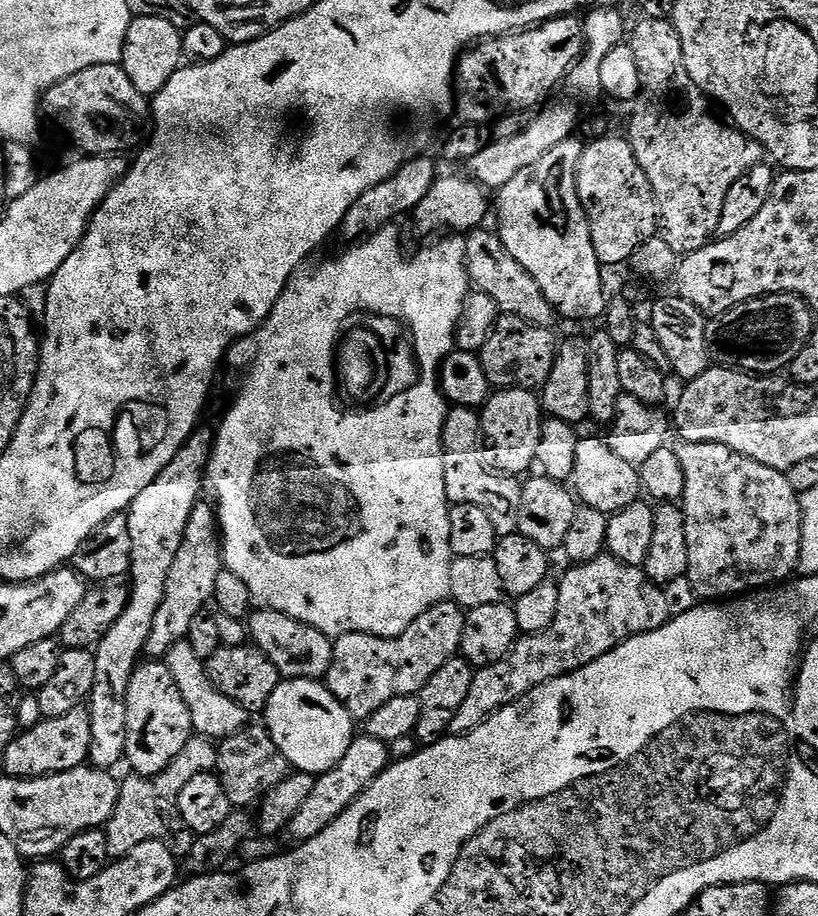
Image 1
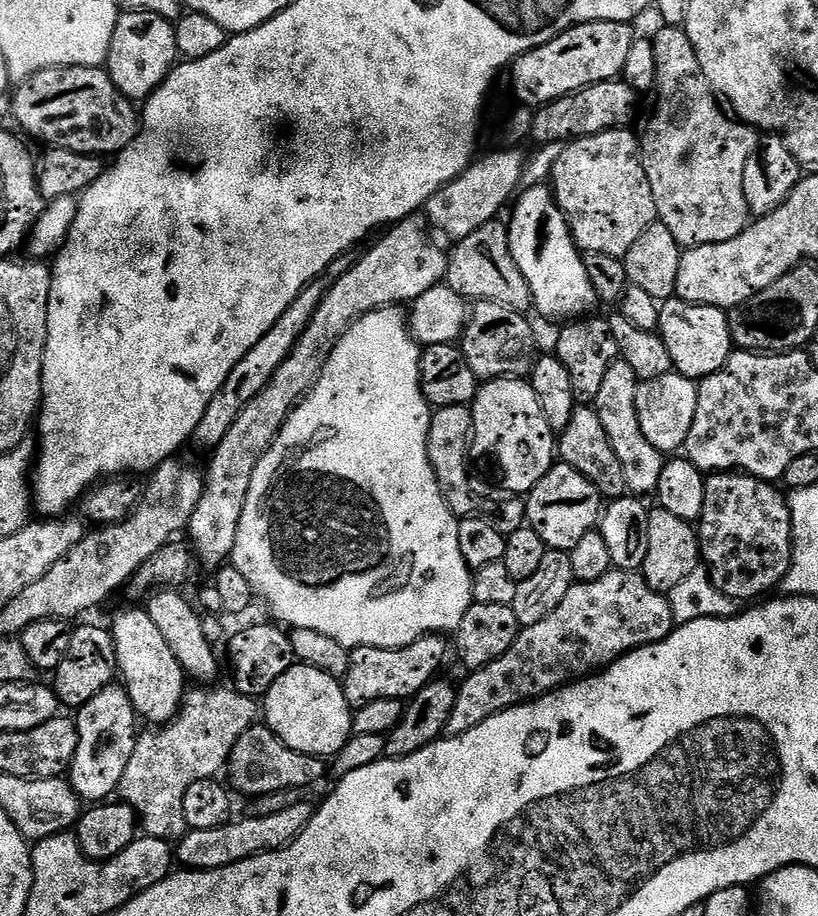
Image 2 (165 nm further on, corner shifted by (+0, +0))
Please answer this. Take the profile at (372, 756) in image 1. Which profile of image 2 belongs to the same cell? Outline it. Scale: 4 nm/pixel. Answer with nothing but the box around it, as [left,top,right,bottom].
[174,802,313,870]

